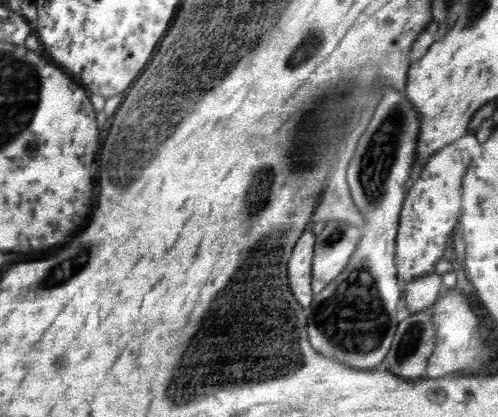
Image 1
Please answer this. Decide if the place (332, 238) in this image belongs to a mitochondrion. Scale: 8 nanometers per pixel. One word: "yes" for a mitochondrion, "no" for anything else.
yes

